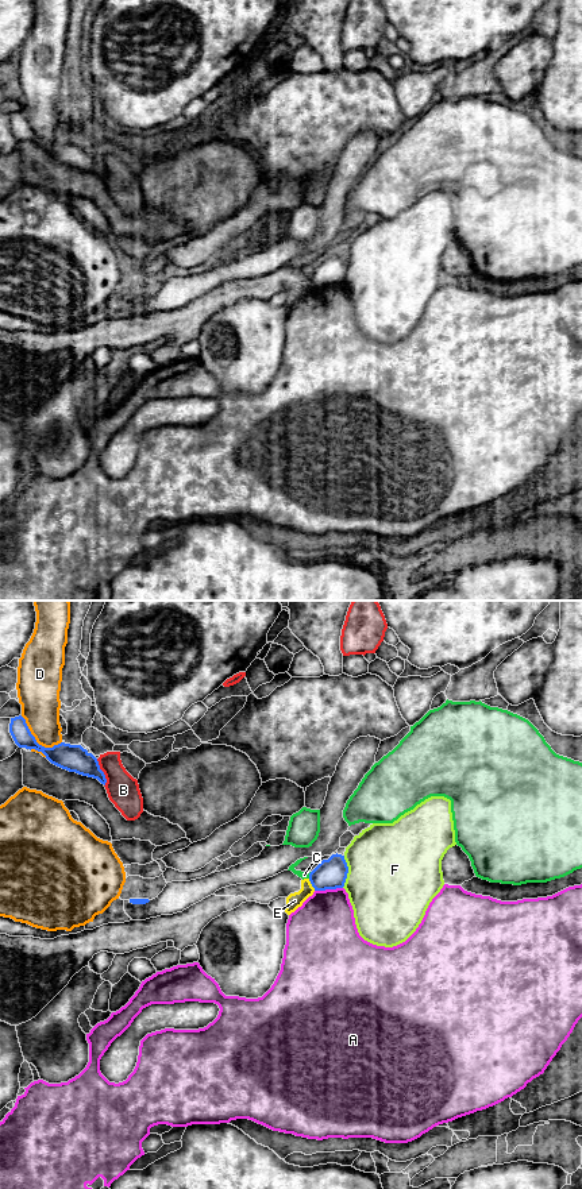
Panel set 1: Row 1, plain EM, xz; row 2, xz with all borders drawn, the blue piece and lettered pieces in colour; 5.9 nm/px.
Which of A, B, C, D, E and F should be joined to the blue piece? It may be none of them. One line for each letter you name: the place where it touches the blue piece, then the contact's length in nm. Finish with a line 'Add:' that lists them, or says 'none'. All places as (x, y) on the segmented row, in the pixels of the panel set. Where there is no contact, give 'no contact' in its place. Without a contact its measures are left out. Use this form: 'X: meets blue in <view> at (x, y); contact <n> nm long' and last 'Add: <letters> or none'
Add: none

